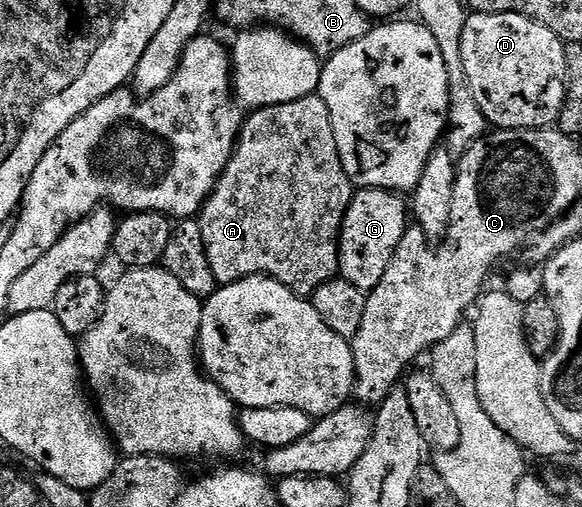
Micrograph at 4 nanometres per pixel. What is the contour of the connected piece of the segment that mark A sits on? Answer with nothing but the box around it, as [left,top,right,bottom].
[198,94,354,297]

